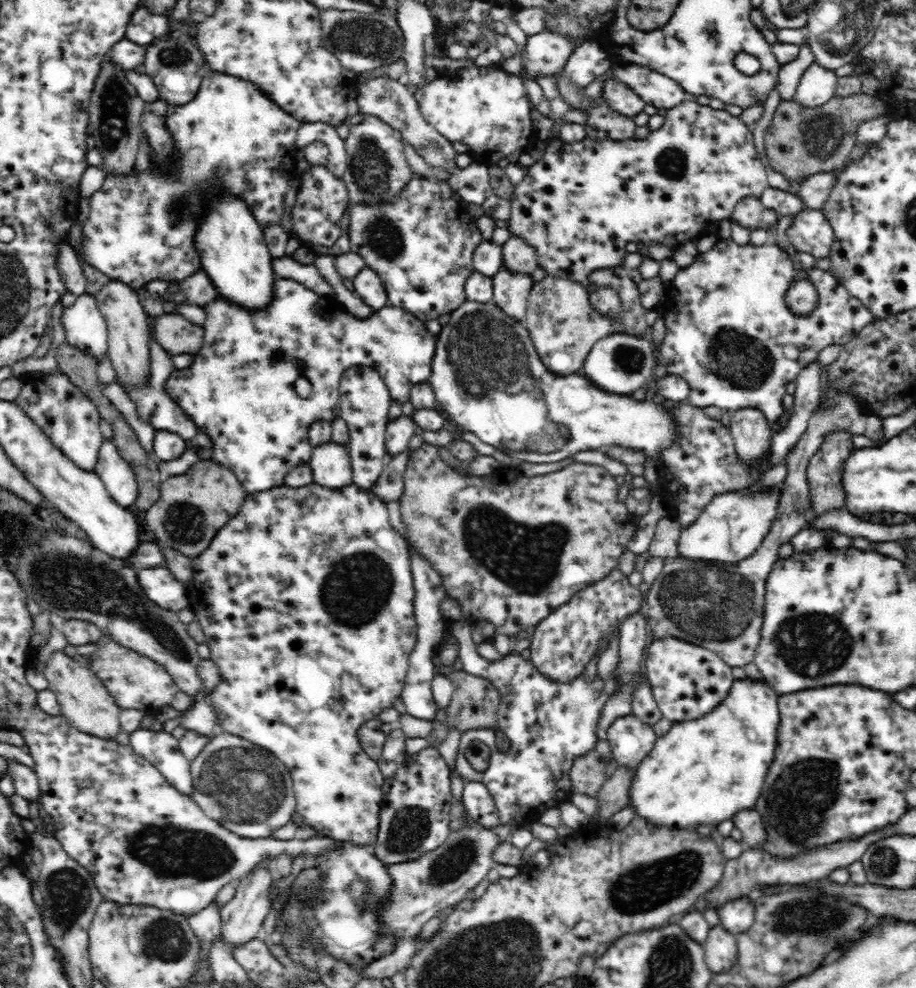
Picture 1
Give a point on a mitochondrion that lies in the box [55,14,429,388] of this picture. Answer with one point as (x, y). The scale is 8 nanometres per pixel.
(374, 39)

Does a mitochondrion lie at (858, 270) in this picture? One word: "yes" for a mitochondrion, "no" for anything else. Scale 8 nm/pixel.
no

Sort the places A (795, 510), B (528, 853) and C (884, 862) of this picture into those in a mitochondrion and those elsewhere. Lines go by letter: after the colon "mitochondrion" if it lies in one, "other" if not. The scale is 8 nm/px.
A: mitochondrion
B: other
C: mitochondrion

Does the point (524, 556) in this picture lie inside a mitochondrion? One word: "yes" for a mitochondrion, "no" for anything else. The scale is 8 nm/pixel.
yes

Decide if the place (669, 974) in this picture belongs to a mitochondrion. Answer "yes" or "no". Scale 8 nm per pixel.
yes

